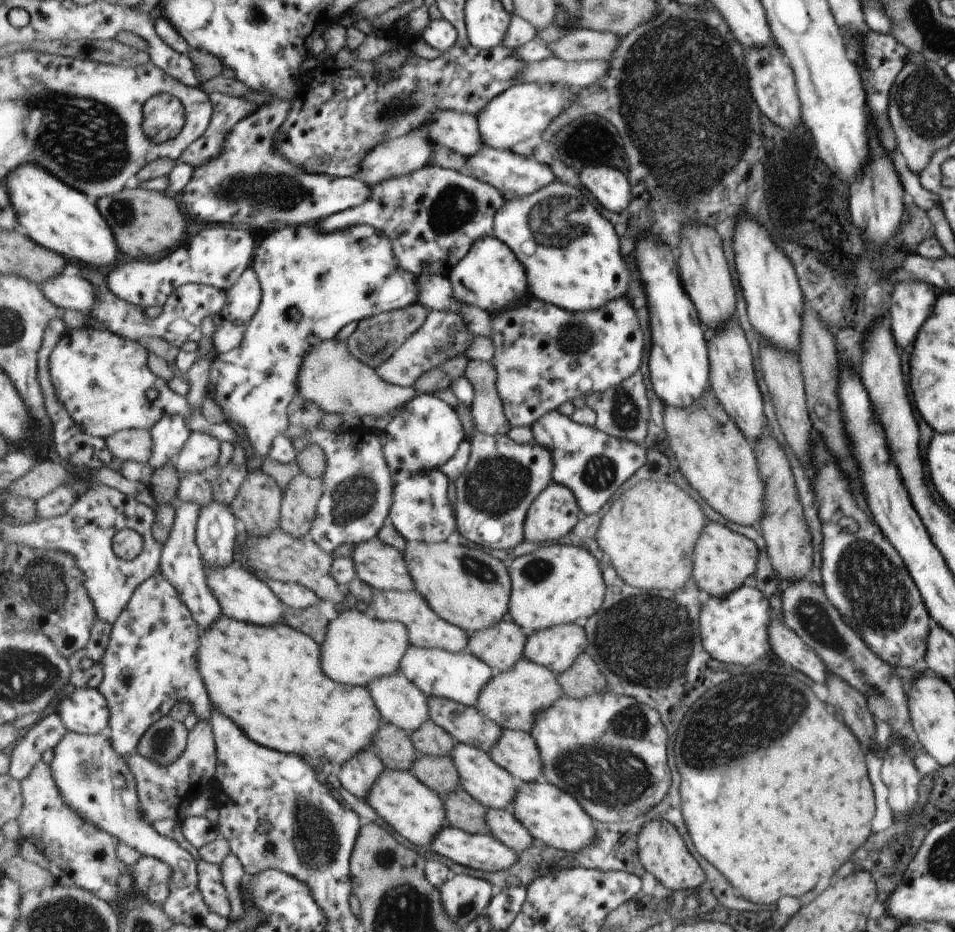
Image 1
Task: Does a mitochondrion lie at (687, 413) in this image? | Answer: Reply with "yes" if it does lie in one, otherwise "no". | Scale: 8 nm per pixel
no

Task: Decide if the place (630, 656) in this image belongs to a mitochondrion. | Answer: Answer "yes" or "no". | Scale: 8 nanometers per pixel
yes

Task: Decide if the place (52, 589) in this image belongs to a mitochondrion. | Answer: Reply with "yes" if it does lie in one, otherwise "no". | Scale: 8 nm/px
yes

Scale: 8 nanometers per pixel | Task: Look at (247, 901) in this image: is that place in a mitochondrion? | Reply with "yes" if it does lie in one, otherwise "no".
no

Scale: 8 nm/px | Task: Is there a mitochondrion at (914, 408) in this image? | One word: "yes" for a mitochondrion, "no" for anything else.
no

